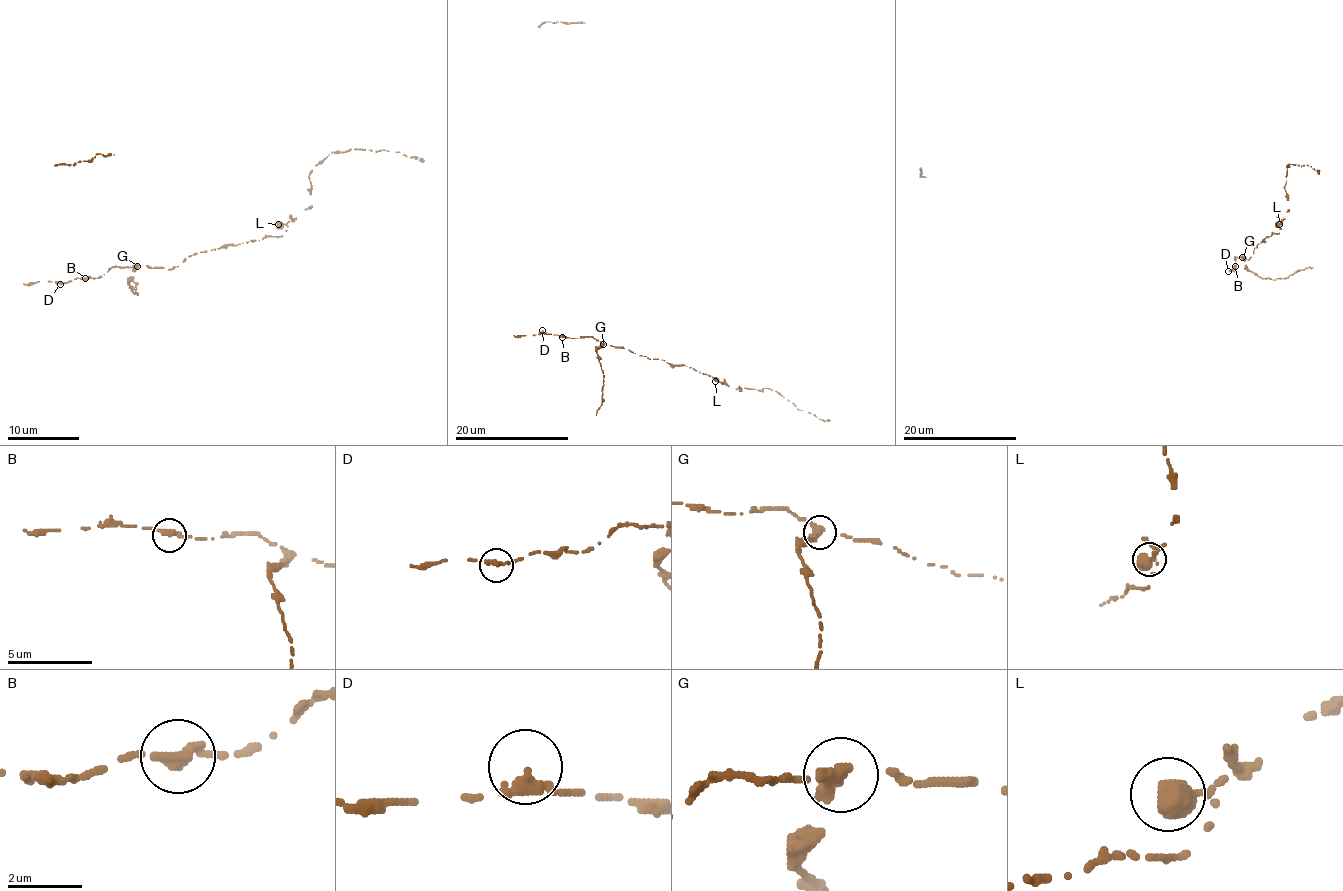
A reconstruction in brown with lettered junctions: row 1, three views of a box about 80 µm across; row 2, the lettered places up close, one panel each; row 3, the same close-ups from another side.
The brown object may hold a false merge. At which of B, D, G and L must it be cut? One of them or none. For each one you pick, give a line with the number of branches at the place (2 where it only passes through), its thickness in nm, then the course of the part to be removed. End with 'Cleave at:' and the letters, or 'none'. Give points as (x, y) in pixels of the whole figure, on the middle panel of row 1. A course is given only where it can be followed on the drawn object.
G: 2 | 400 nm | (603, 344), (596, 353), (603, 374), (602, 404), (596, 415)
Cleave at: G

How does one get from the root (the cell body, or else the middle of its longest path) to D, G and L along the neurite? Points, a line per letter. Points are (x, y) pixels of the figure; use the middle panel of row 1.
D: (563, 336), (546, 334), (542, 330)
G: (563, 336), (571, 338), (593, 337), (603, 344)
L: (563, 336), (571, 338), (593, 337), (639, 356), (665, 360), (670, 364), (685, 364), (720, 381), (715, 381)

